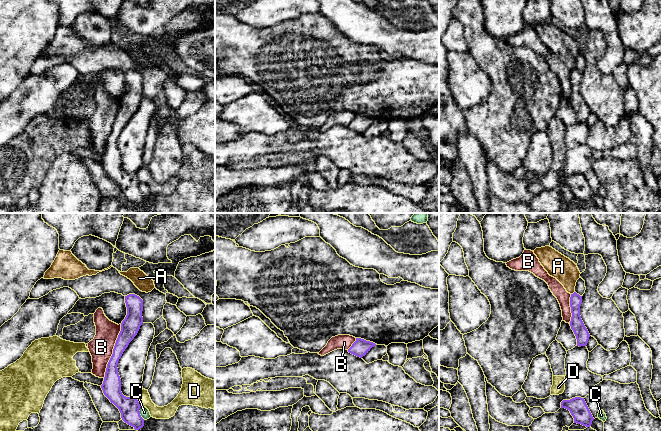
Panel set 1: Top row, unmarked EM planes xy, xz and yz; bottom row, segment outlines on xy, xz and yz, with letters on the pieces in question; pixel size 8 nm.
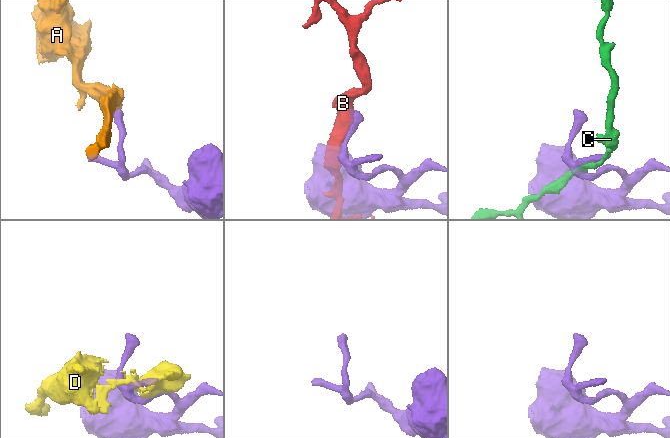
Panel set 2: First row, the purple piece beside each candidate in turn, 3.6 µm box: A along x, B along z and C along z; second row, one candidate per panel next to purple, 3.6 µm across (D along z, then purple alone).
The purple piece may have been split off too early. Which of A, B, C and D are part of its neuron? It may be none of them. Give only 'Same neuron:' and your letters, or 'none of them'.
Same neuron: none of them

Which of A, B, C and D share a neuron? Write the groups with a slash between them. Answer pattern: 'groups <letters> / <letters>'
groups A / B / C / D

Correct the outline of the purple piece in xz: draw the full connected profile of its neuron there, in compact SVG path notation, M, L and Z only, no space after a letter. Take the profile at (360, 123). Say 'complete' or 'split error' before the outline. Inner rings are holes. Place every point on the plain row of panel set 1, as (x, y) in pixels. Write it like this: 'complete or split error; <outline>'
complete; M356 114L356 117L352 120L352 122L348 125L348 128L362 134L365 132L372 123L376 120L370 117L366 117L361 114Z

